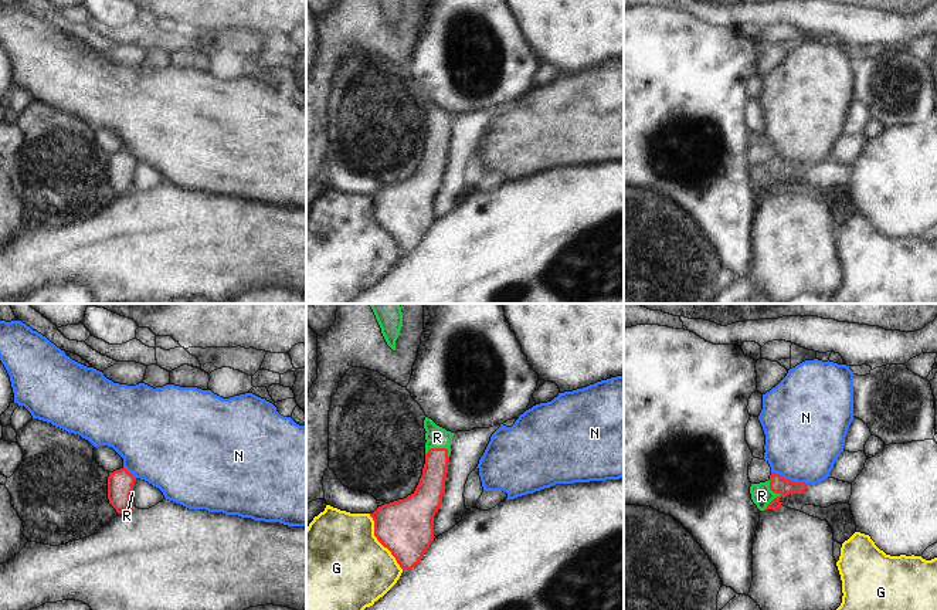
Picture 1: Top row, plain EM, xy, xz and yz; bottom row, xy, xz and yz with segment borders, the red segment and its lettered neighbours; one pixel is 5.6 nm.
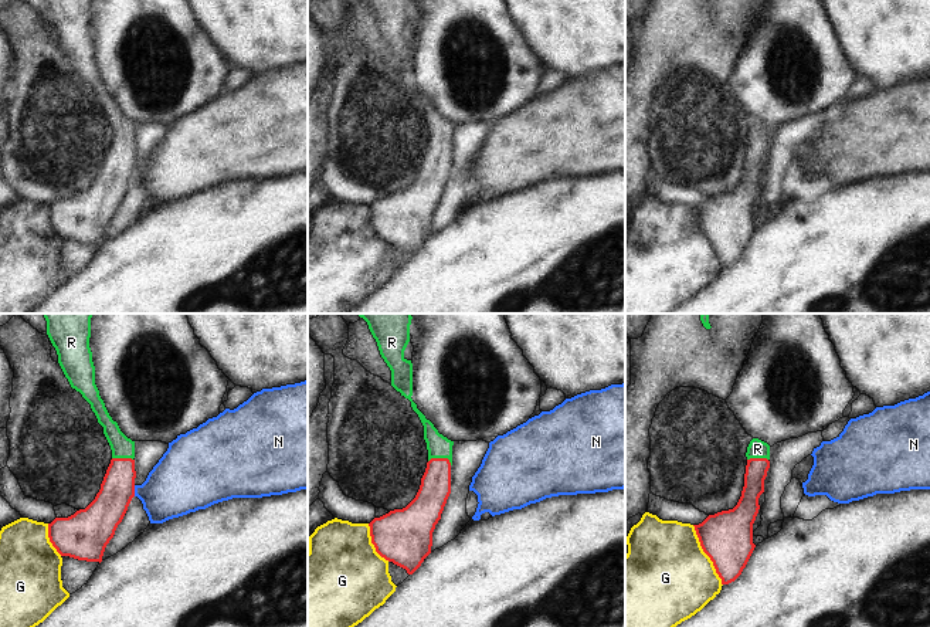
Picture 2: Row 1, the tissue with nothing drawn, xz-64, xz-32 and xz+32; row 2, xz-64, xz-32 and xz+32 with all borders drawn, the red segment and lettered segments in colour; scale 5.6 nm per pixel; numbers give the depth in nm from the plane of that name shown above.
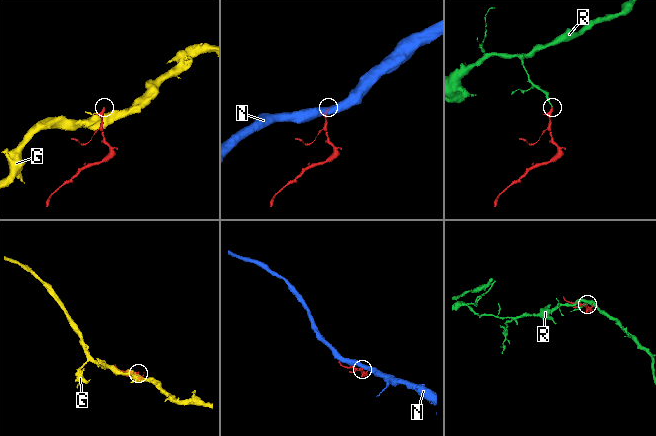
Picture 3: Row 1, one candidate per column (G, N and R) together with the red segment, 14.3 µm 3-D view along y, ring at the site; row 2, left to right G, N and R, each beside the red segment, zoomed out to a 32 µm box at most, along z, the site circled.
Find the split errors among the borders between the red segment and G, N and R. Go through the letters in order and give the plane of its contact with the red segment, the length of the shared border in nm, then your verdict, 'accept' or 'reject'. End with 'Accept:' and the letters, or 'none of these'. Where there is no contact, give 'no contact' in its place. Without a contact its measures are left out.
G: xz | 380 nm | reject
N: yz | 220 nm | reject
R: yz | 180 nm | accept
Accept: R

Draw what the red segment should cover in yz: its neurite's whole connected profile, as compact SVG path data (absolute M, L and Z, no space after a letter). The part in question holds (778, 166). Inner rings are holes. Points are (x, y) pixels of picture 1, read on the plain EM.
M771 155L770 162L760 166L751 166L750 176L753 184L760 193L781 190L782 177L804 174L809 166L794 165L780 156Z

